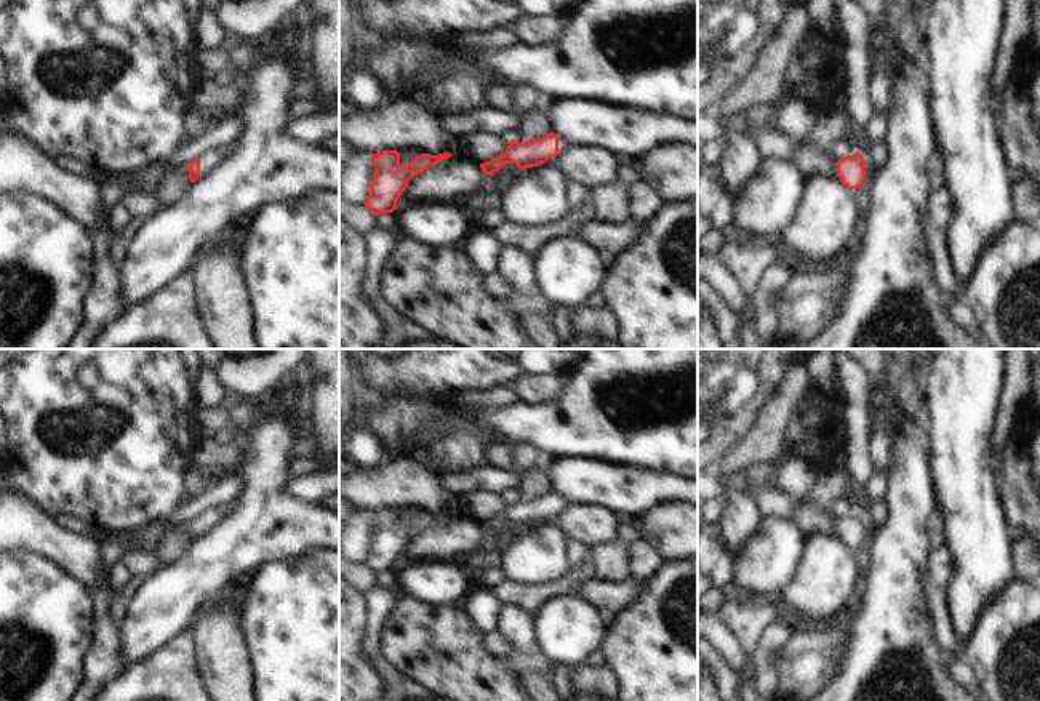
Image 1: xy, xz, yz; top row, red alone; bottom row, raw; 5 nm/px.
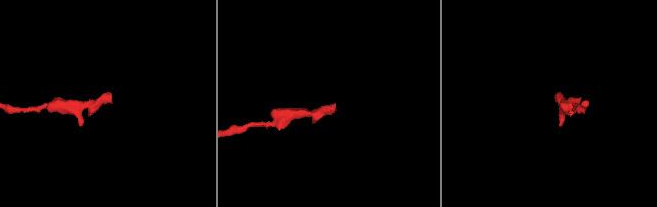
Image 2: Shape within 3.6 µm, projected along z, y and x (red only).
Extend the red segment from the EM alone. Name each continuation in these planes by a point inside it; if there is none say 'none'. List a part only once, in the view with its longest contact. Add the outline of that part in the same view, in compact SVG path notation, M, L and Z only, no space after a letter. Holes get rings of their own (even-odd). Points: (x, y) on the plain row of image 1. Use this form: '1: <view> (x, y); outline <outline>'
1: xy (212, 516); outline M234 501L221 504L218 507L208 507L198 515L200 535L206 535L224 515L235 507Z

